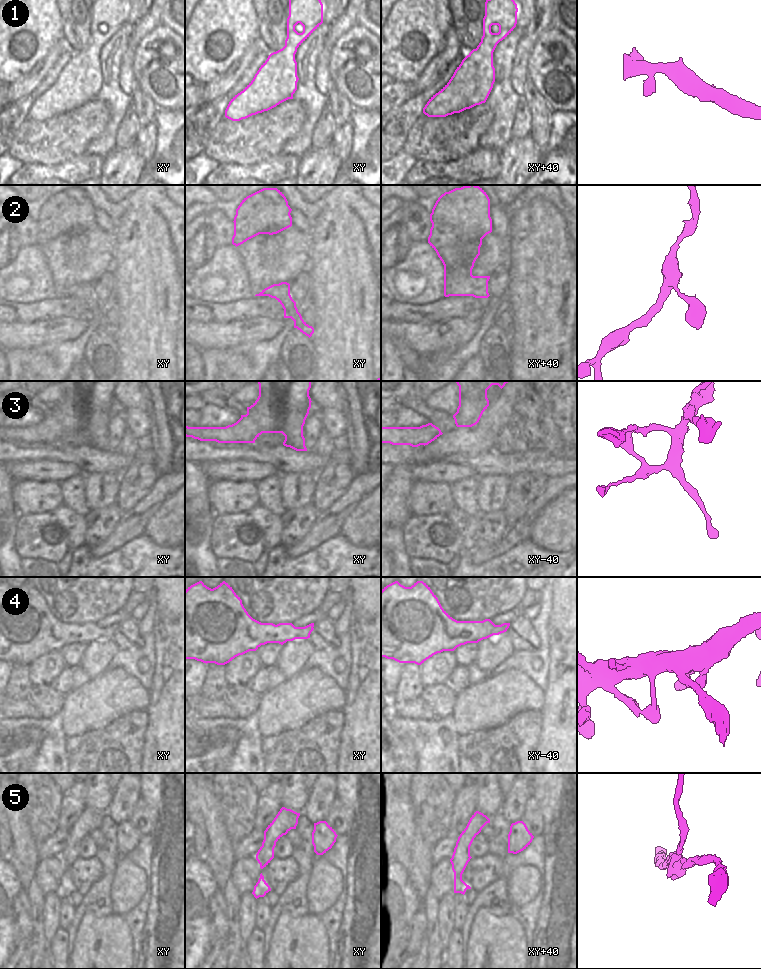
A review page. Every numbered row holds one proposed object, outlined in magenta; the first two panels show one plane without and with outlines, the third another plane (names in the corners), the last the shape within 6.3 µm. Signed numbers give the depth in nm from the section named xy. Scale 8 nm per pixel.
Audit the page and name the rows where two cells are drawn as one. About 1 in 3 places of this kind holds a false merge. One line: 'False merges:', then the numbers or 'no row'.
False merges: 4, 5

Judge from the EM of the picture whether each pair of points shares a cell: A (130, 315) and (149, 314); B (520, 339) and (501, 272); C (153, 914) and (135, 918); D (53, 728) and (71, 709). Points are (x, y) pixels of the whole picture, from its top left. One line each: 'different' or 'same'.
A: same
B: different
C: different
D: different

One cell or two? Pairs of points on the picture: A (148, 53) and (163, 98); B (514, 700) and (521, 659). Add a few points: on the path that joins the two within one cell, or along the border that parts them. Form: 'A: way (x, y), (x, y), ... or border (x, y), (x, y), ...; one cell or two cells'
A: way (146, 64), (145, 66), (164, 87); one cell
B: border (496, 674), (507, 669), (518, 669), (537, 685); two cells

